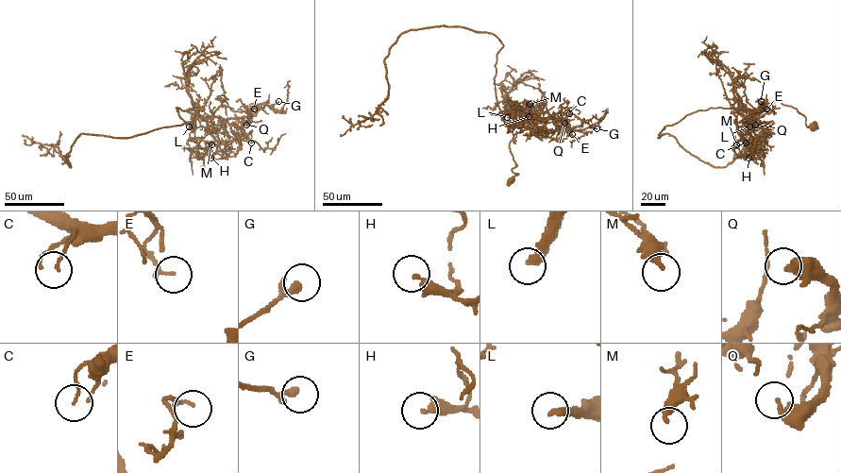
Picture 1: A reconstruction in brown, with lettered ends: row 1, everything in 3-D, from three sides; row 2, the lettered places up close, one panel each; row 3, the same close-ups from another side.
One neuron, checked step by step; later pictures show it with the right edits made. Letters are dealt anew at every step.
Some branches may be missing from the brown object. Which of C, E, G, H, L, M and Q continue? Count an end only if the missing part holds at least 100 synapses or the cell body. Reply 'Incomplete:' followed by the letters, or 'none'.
Incomplete: L

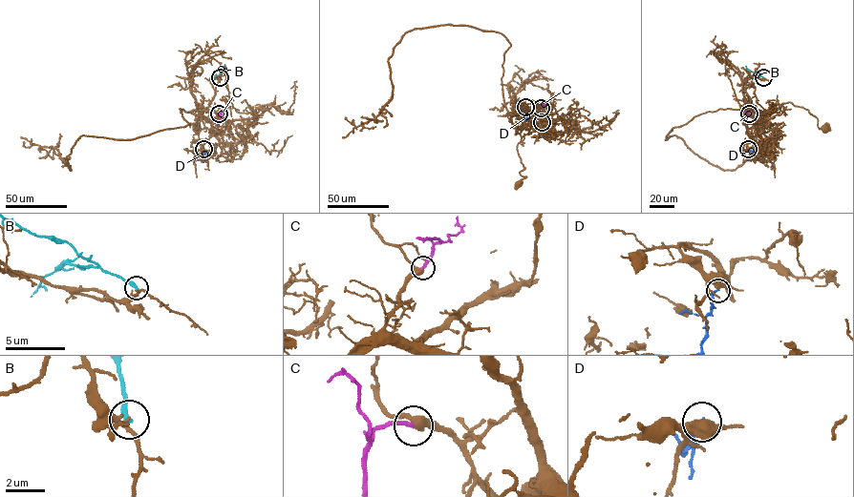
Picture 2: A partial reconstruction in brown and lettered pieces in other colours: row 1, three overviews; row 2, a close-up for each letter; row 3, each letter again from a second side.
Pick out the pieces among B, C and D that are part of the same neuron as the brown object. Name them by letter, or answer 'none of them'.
C

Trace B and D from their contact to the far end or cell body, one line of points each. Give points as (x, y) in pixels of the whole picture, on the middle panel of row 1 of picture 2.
B: (542, 122), (543, 106), (545, 104)
D: (525, 107), (524, 113), (527, 119), (523, 119)

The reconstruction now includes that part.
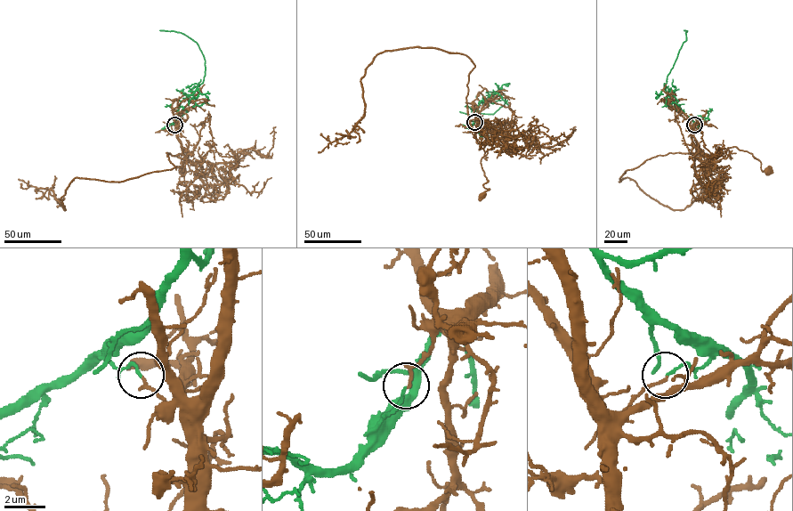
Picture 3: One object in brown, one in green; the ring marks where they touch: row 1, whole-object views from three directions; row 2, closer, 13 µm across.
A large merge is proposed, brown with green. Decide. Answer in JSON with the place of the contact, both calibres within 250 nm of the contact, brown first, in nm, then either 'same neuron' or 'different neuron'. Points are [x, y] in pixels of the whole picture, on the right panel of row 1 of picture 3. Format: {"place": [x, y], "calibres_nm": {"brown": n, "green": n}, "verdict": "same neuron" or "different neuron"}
{"place": [694, 125], "calibres_nm": {"brown": 120, "green": 110}, "verdict": "different neuron"}

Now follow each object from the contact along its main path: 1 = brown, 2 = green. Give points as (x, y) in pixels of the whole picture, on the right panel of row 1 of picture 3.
1: (694, 125), (691, 138), (701, 152), (716, 158), (736, 146), (757, 158), (763, 171), (767, 170)
2: (694, 125), (696, 123), (677, 108), (666, 93), (665, 84), (686, 40), (687, 31), (683, 30)

